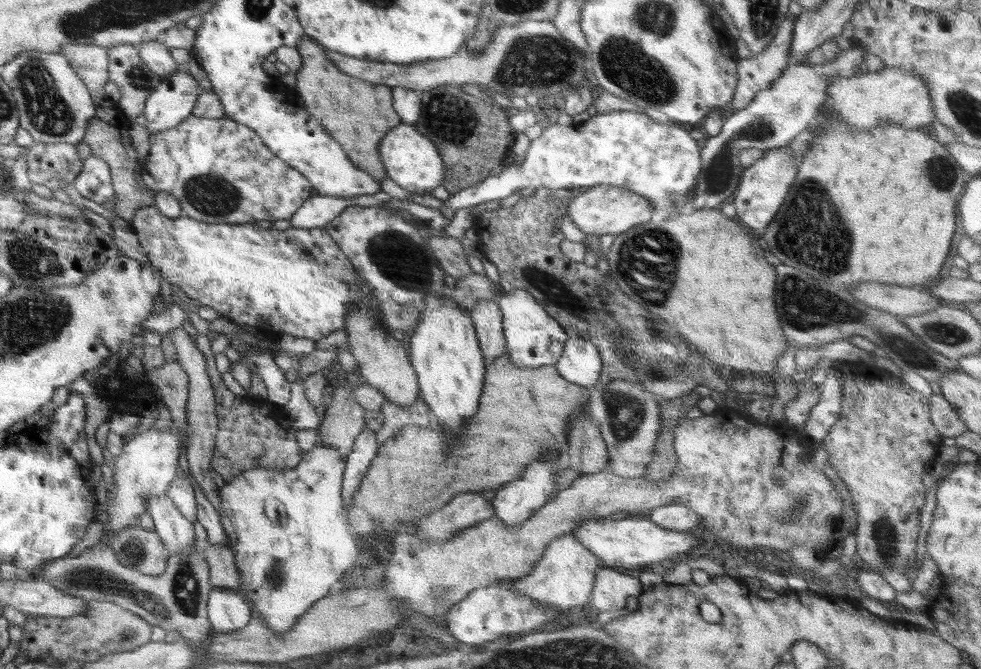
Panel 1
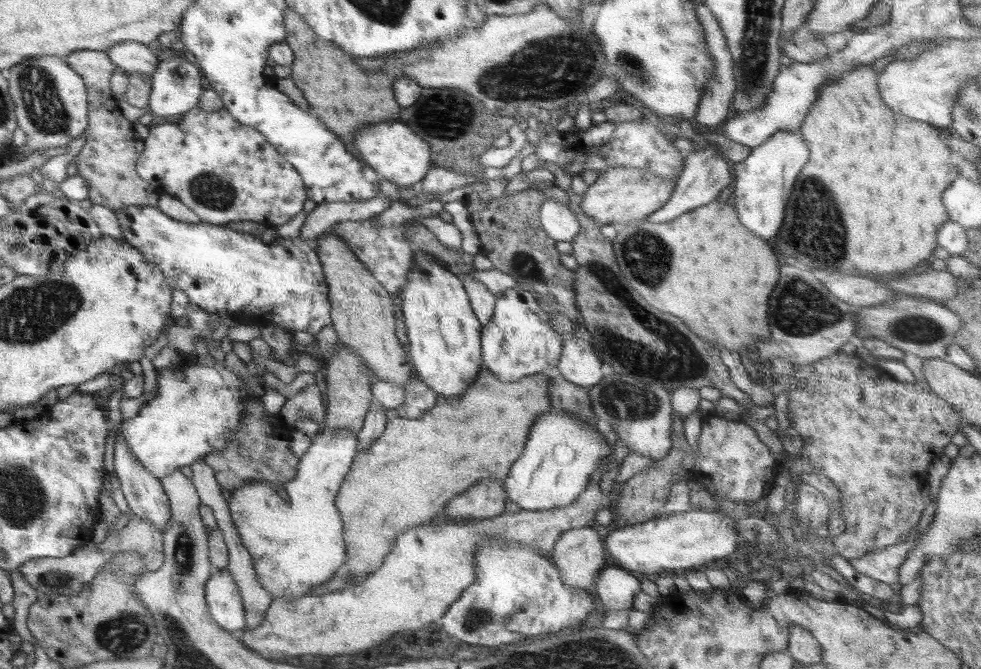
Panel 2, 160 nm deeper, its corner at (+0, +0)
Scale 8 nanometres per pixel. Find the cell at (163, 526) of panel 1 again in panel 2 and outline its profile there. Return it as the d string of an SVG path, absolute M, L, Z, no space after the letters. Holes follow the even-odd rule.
M116 428L114 432L114 468L118 477L118 482L121 484L121 490L126 498L130 510L133 514L152 522L157 526L162 533L165 532L166 524L170 522L172 515L170 514L170 507L168 497L163 489L162 483L158 477L150 474L146 467L130 452L130 448L126 446L126 439L123 432Z

